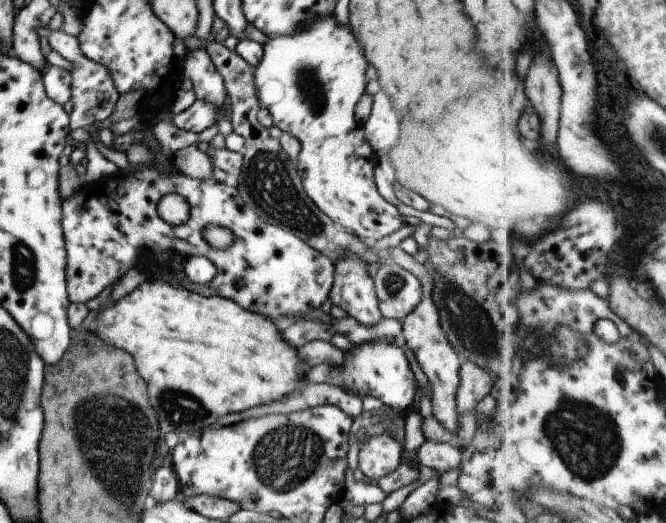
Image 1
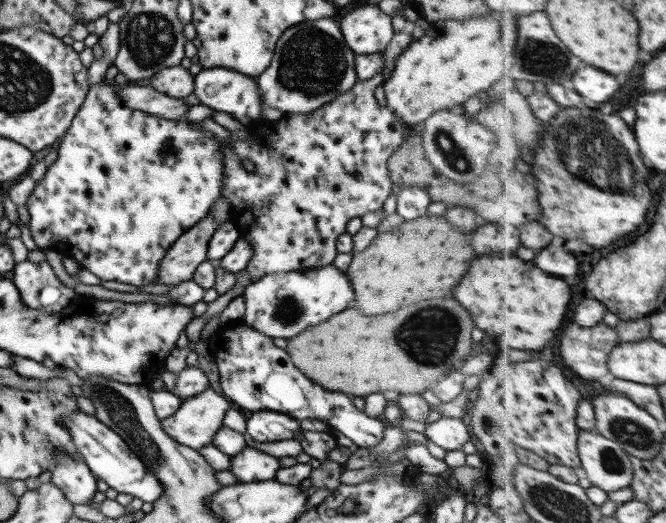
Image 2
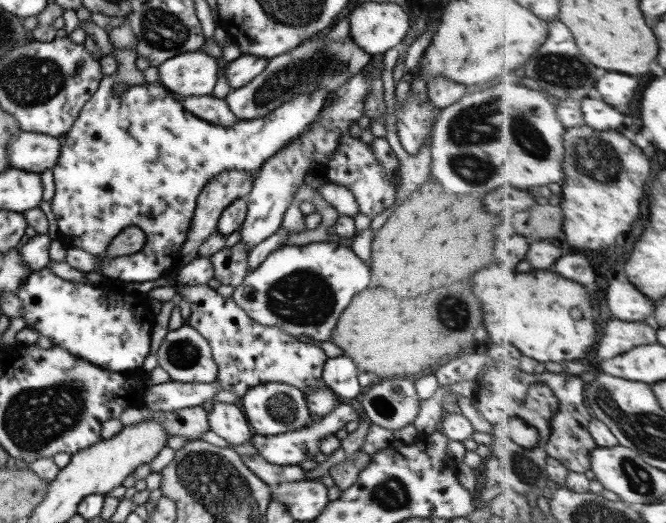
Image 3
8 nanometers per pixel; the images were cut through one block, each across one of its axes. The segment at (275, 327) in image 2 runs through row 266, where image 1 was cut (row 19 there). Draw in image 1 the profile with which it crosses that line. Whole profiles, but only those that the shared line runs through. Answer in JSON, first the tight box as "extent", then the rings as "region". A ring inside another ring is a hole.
{"extent":[252,14,401,242],"region":[[[333,14],[292,32],[292,35],[267,35],[262,43],[262,55],[252,74],[256,97],[272,118],[272,125],[294,136],[300,144],[296,169],[307,196],[339,228],[351,232],[357,238],[374,242],[395,232],[401,224],[397,207],[385,202],[377,192],[372,148],[365,140],[361,123],[355,121],[353,110],[364,92],[363,75],[367,68],[362,46],[347,26],[335,23]]]}

